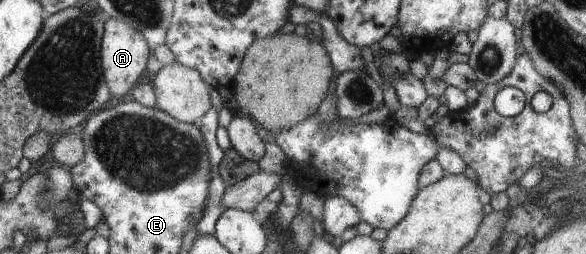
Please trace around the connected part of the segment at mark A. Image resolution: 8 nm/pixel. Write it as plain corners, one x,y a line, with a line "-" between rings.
106,17
103,37
100,41
100,63
109,95
118,100
127,99
128,91
134,83
141,80
141,73
145,70
145,63
149,57
149,46
143,35
129,25

